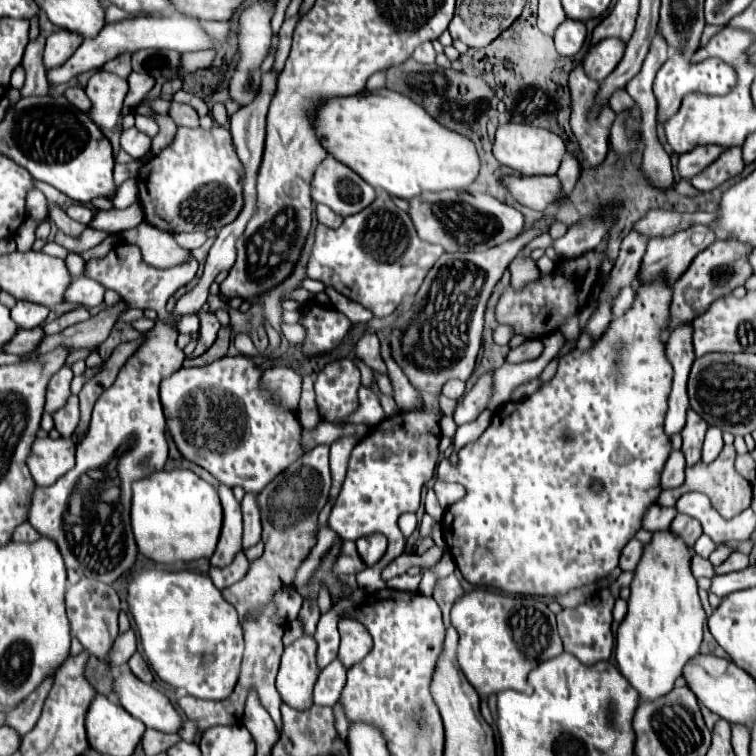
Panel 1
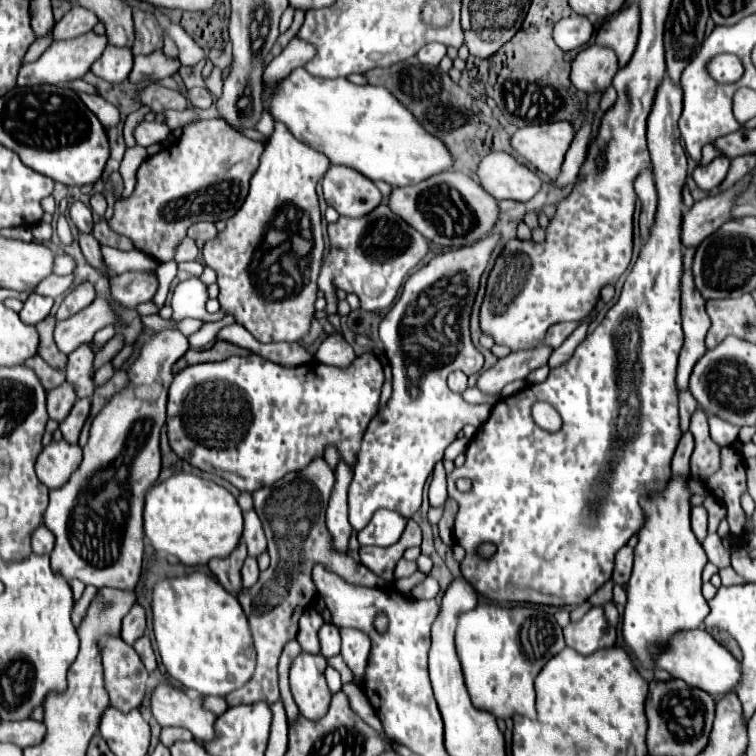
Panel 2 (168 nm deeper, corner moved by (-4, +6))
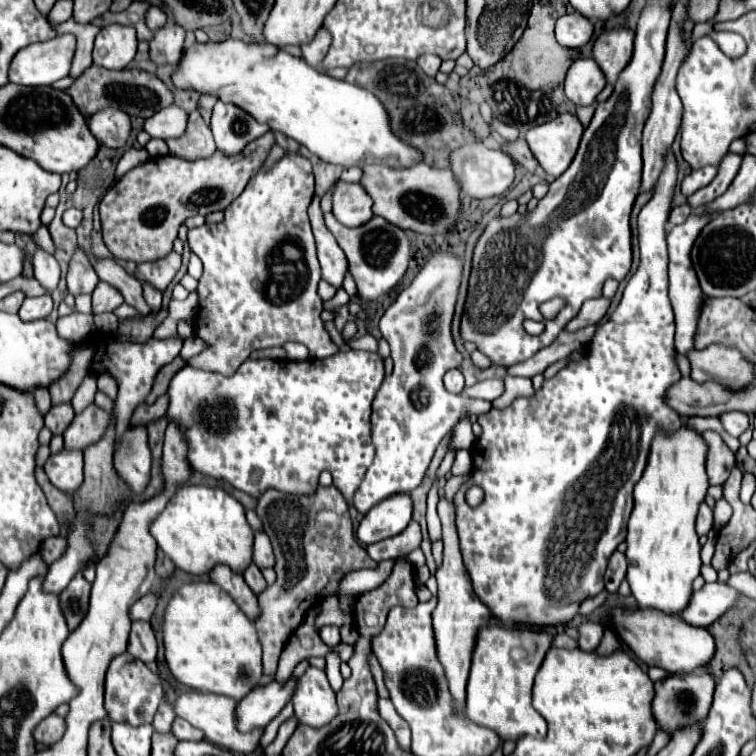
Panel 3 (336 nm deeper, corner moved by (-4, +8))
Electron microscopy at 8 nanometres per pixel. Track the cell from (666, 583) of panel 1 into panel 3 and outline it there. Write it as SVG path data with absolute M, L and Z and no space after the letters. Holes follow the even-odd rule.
M685 424L671 436L655 436L651 454L647 460L647 468L641 480L635 486L635 508L631 512L627 524L627 582L631 586L631 594L637 600L639 610L661 610L671 616L681 616L681 612L689 606L693 594L693 580L701 572L701 544L695 532L695 516L697 508L707 492L707 474L705 474L705 442L701 434L687 430Z

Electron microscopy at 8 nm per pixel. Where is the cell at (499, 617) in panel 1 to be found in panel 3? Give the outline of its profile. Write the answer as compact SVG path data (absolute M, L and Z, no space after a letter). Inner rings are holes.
M489 622L477 632L471 674L467 682L467 716L471 722L495 730L503 740L517 740L523 734L545 736L545 718L531 708L531 688L545 654L553 646L553 634L533 628L507 628Z

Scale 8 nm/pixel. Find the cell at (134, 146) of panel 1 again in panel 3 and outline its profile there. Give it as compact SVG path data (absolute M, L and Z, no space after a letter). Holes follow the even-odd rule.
M175 104L157 112L153 118L145 120L143 130L151 136L151 138L161 138L161 140L169 140L169 138L177 138L185 132L187 126L187 112L183 108L177 108Z

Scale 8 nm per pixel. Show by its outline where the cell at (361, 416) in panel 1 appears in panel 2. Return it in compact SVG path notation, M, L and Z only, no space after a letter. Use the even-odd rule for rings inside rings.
M373 352L357 356L347 368L325 366L315 360L297 368L285 368L257 354L193 364L175 374L169 388L169 446L181 460L203 472L217 474L249 494L275 484L289 472L303 470L311 460L321 458L327 446L335 446L339 456L353 468L365 428L379 408L381 384L383 366Z

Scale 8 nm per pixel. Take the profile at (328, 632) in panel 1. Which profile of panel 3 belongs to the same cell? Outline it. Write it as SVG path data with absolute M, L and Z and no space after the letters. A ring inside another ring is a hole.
M323 626L321 632L319 632L319 636L321 636L321 640L323 640L325 644L329 644L329 646L337 646L337 644L341 642L341 638L339 638L339 628L337 628L337 626Z

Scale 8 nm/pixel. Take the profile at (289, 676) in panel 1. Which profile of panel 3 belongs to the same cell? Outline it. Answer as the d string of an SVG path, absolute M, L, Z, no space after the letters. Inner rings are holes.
M309 666L305 670L305 674L297 680L293 706L299 724L321 728L323 724L329 724L335 718L335 692L331 690L323 670L315 666Z

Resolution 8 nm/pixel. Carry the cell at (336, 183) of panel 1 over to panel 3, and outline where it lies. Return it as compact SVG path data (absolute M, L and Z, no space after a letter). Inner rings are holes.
M335 180L331 184L331 198L333 198L333 214L335 218L349 228L361 226L371 220L371 198L361 184Z

